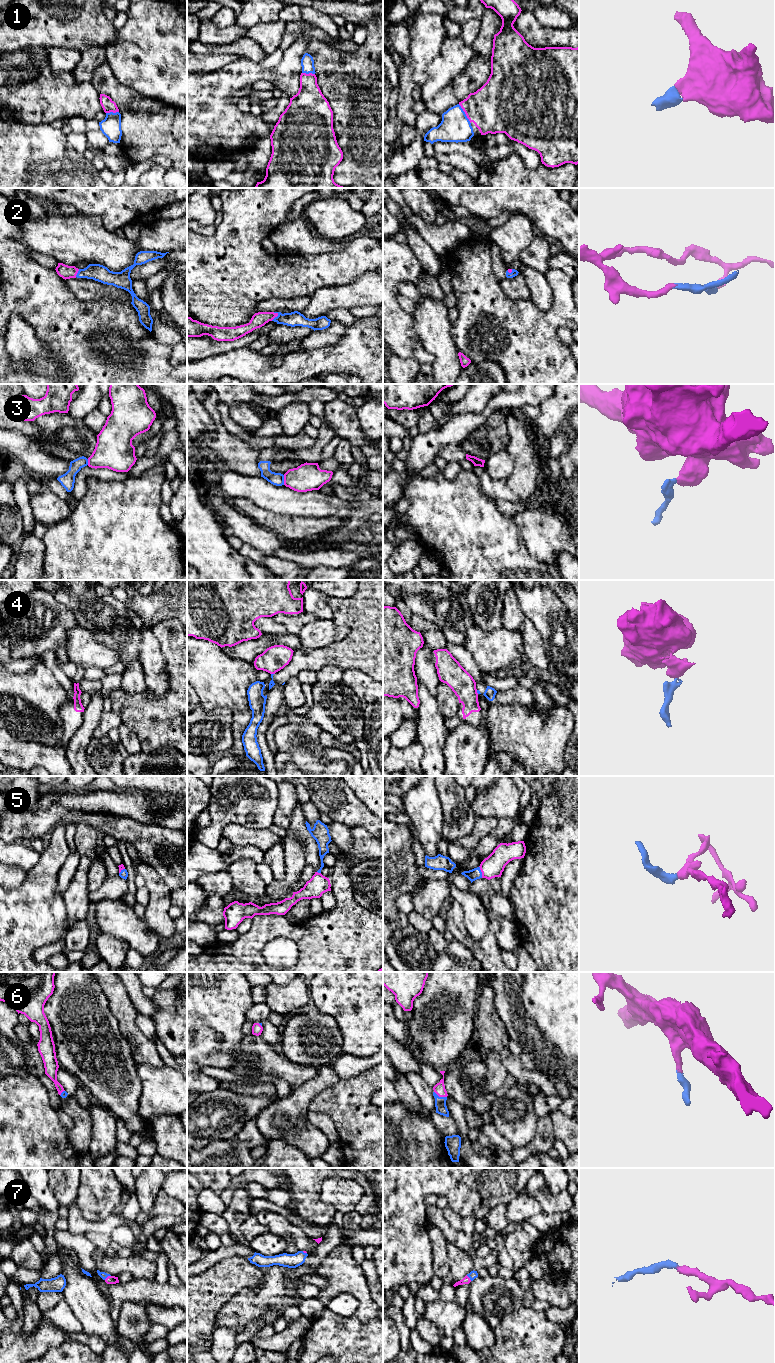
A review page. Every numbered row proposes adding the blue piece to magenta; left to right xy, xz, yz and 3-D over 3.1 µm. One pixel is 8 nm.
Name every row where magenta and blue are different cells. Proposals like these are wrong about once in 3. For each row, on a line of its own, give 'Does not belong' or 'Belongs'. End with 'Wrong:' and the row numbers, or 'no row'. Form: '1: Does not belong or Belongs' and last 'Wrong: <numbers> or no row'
1: Belongs
2: Belongs
3: Does not belong
4: Does not belong
5: Belongs
6: Belongs
7: Belongs
Wrong: 3, 4

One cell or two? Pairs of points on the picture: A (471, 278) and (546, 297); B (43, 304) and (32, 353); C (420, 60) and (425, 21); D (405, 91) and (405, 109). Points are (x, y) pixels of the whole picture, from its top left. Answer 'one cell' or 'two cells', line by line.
A: two cells
B: two cells
C: one cell
D: one cell

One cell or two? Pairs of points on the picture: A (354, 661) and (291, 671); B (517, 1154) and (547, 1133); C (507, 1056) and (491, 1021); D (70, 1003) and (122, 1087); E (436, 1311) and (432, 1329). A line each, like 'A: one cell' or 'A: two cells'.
A: one cell
B: one cell
C: one cell
D: one cell
E: two cells

